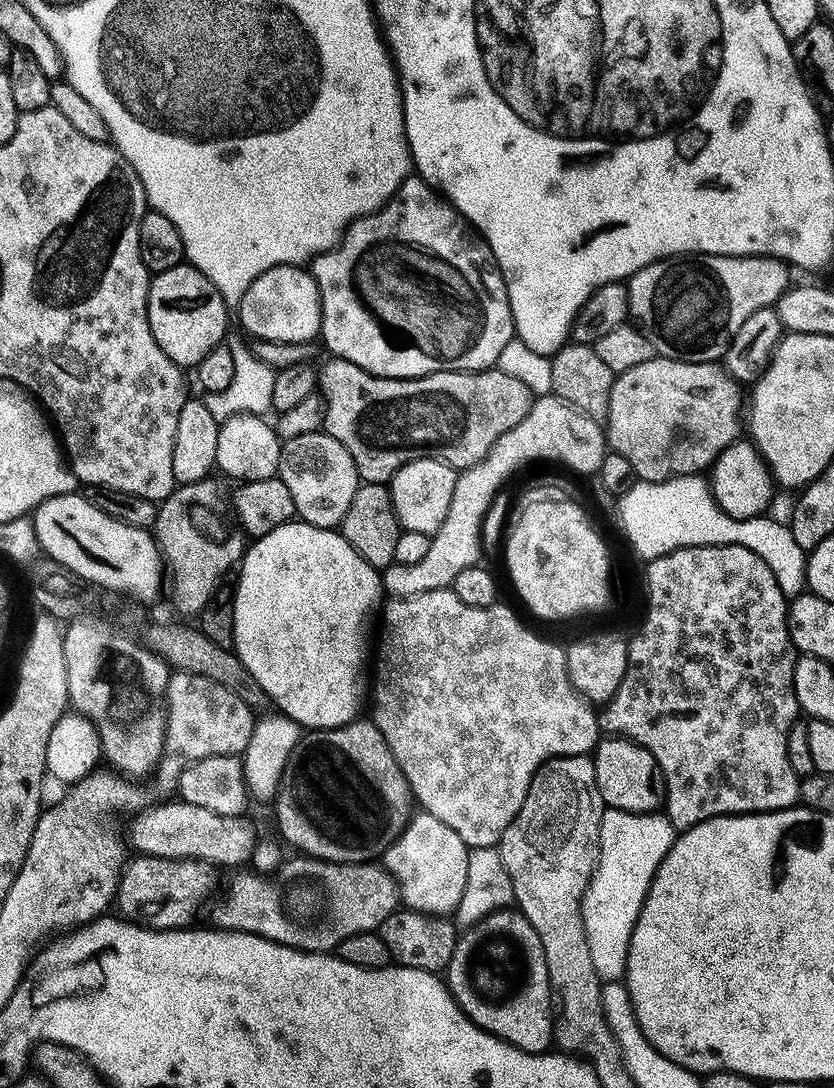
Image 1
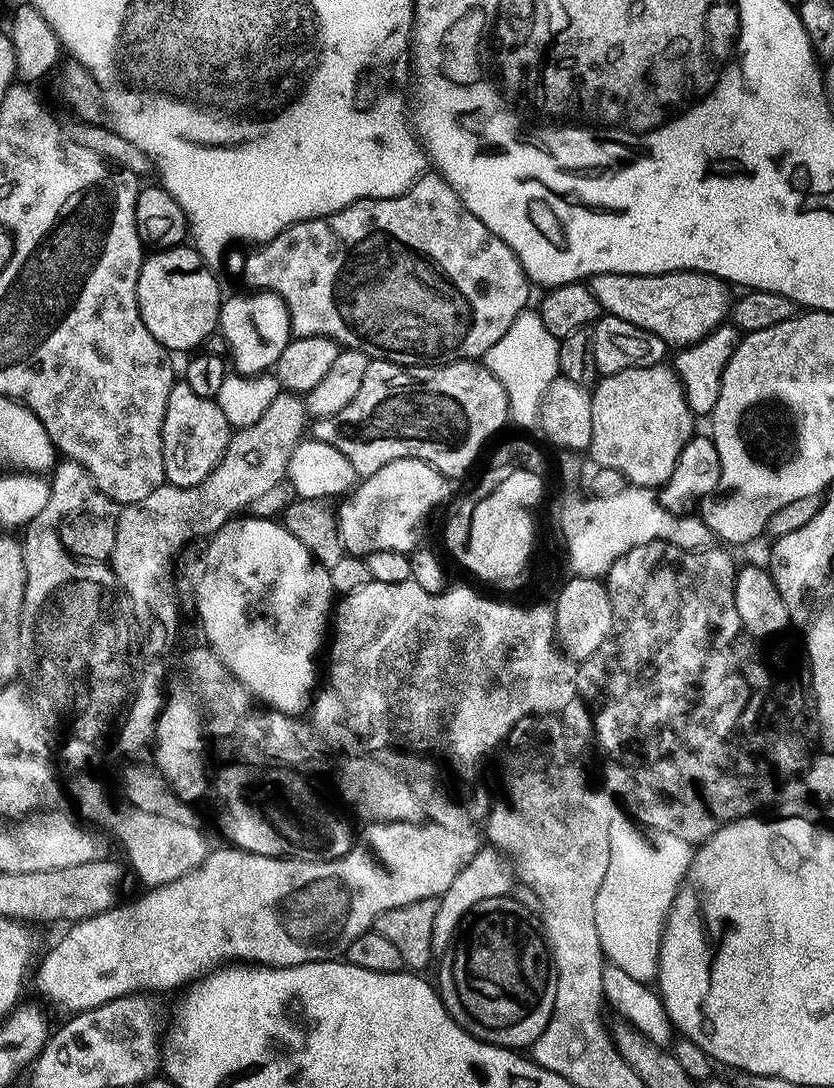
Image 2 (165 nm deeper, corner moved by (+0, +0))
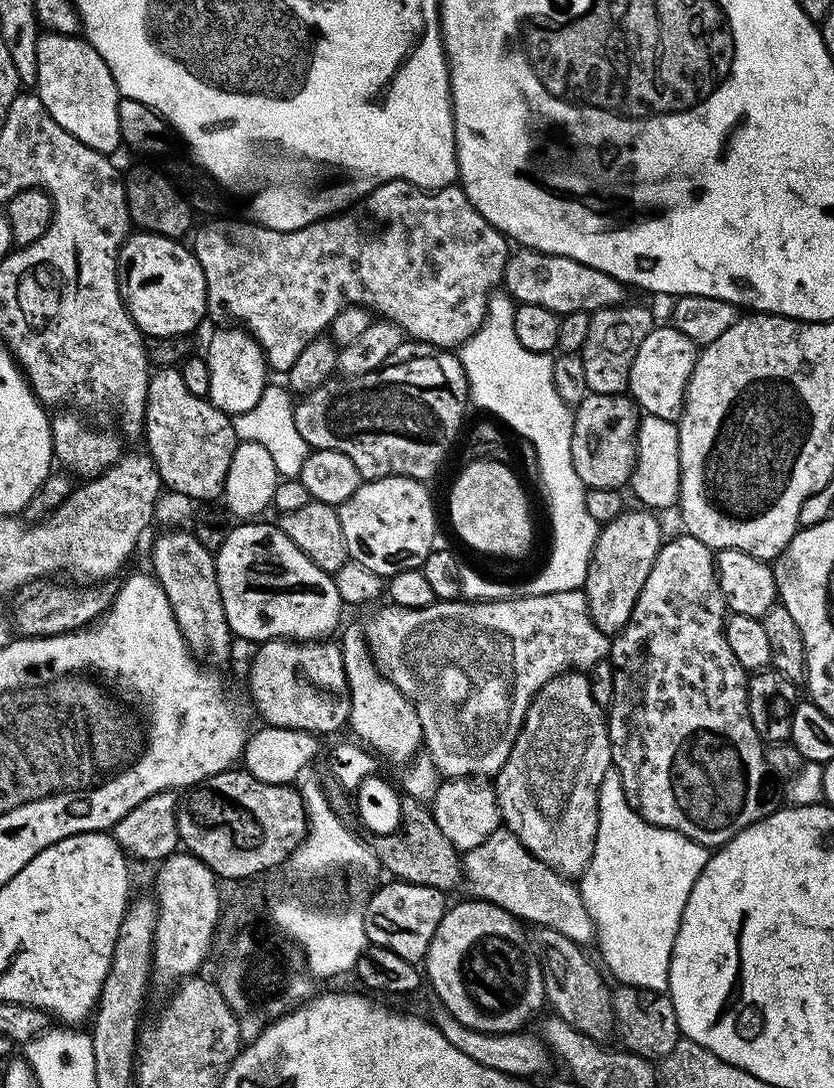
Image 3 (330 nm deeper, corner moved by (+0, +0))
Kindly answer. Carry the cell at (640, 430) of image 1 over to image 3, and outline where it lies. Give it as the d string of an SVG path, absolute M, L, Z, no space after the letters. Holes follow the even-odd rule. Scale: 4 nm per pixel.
M610 394L585 395L581 404L575 405L572 417L572 437L570 438L570 458L578 478L582 478L585 489L615 488L623 489L631 481L632 468L636 464L636 425L638 409L627 395L611 396Z

